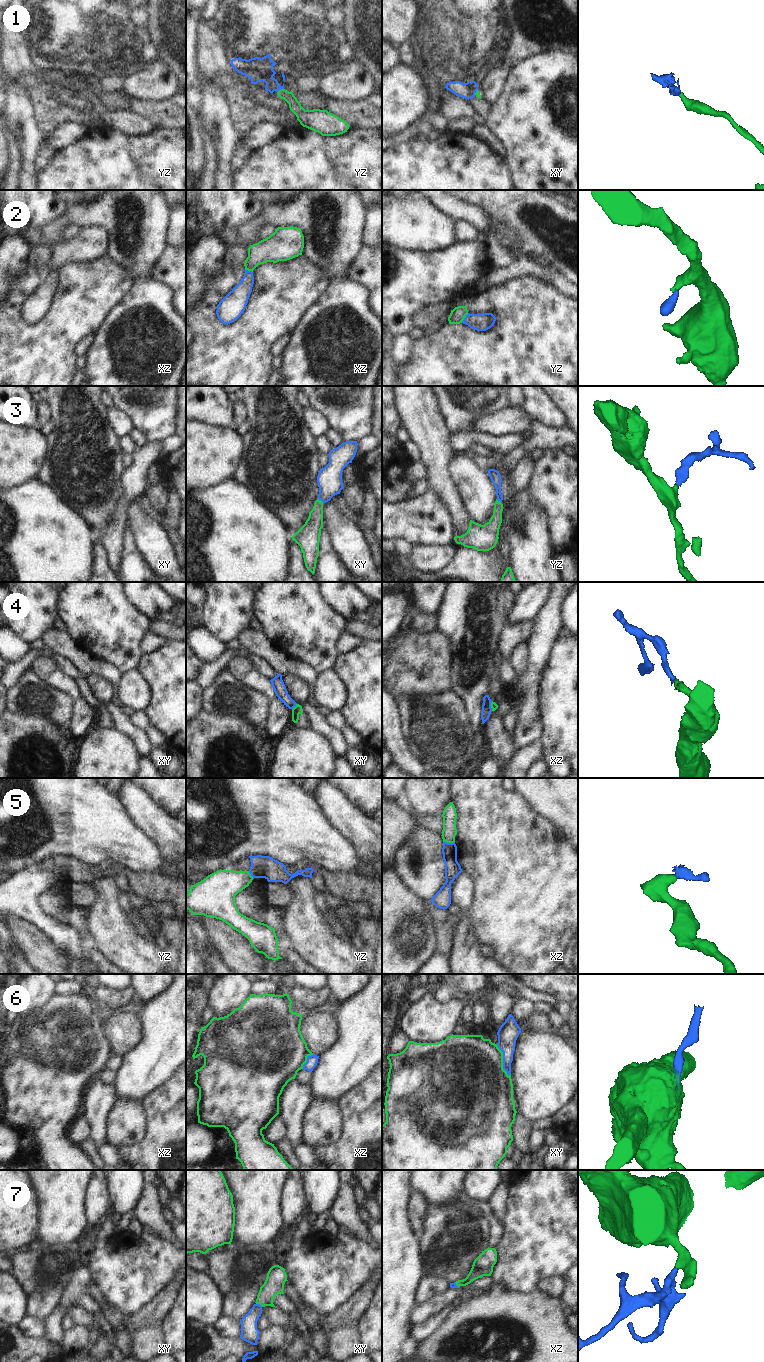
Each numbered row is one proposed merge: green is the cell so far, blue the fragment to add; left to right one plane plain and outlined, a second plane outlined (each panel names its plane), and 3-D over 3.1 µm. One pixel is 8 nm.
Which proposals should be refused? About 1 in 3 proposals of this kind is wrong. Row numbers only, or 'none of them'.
1, 5, 6

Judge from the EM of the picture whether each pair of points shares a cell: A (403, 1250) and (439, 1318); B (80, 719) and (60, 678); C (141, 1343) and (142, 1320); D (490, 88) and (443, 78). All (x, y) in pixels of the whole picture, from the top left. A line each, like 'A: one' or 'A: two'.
A: two
B: one
C: two
D: two

